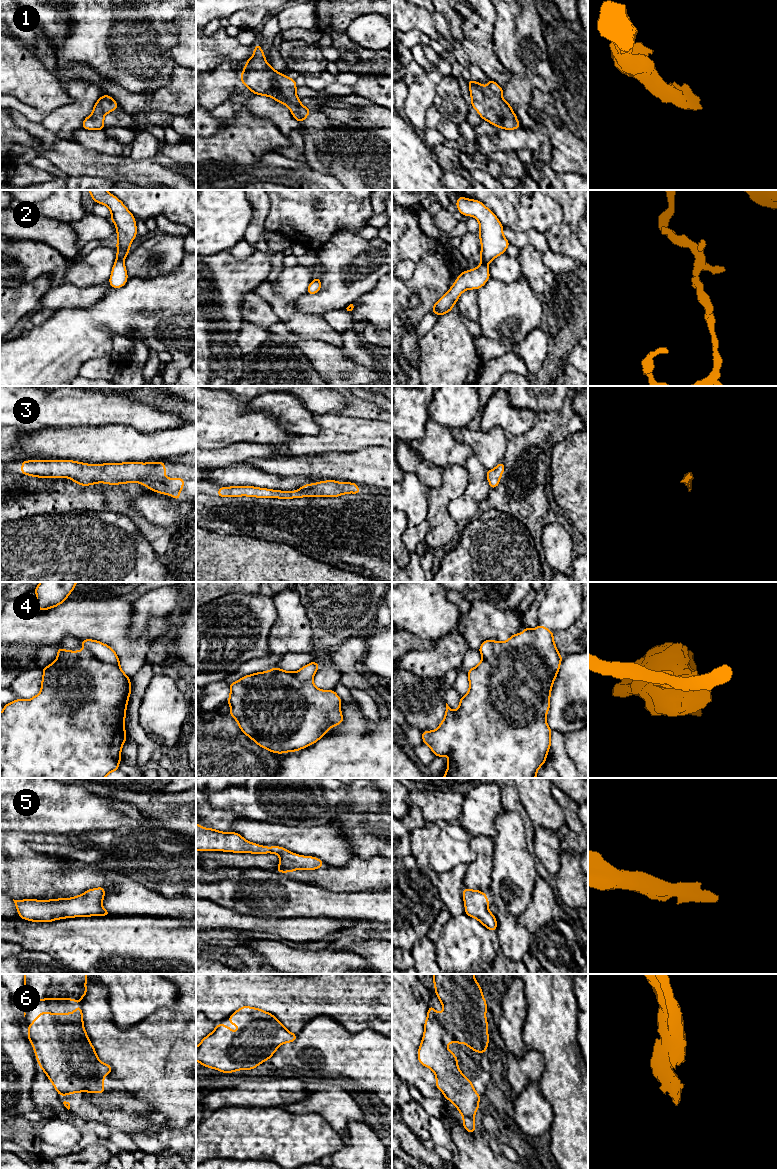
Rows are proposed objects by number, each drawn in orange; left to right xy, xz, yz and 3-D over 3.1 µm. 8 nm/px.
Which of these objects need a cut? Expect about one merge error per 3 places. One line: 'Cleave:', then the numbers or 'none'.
Cleave: 4

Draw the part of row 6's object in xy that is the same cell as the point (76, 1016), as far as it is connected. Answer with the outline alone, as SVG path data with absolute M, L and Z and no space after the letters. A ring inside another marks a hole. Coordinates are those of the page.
M80 1005L71 1013L47 1013L40 1015L28 1026L28 1038L36 1054L39 1067L46 1073L59 1095L78 1092L106 1093L104 1076L111 1074L112 1066L101 1062L88 1039L83 1025Z

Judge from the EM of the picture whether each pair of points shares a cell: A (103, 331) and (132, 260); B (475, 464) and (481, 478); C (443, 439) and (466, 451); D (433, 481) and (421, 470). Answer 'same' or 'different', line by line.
A: different
B: same
C: same
D: same

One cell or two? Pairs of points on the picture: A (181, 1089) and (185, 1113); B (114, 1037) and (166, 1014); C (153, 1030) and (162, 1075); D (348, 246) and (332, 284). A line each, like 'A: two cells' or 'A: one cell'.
A: one cell
B: one cell
C: one cell
D: one cell

